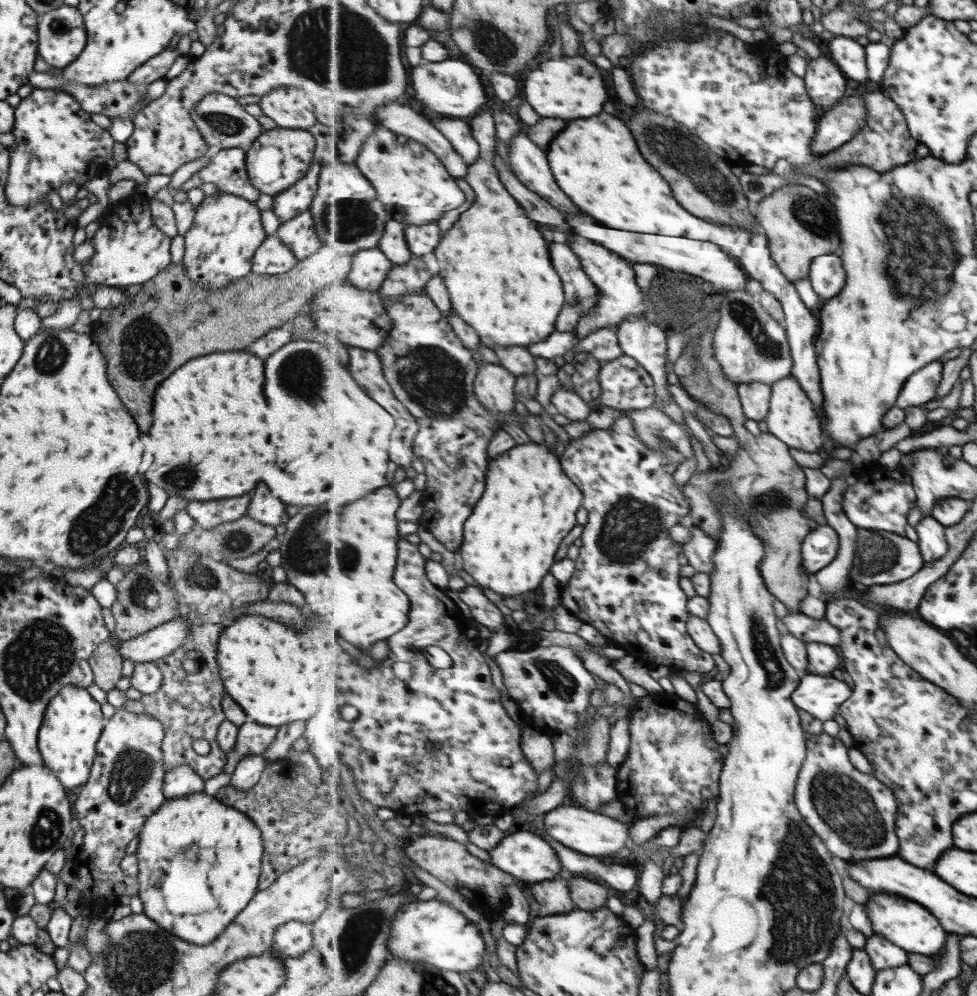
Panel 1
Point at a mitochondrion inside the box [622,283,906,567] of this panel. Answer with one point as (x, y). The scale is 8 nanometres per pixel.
(743, 314)

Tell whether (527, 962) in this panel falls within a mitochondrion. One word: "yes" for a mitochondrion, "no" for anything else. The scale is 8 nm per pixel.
no

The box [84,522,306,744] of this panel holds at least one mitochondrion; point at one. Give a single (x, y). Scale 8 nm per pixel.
(142, 597)

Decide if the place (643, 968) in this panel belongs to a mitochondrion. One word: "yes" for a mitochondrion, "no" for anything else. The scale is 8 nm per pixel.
no

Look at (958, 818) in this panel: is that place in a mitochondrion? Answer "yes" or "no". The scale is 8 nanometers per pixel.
no

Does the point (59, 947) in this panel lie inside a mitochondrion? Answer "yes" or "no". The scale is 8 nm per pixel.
no

